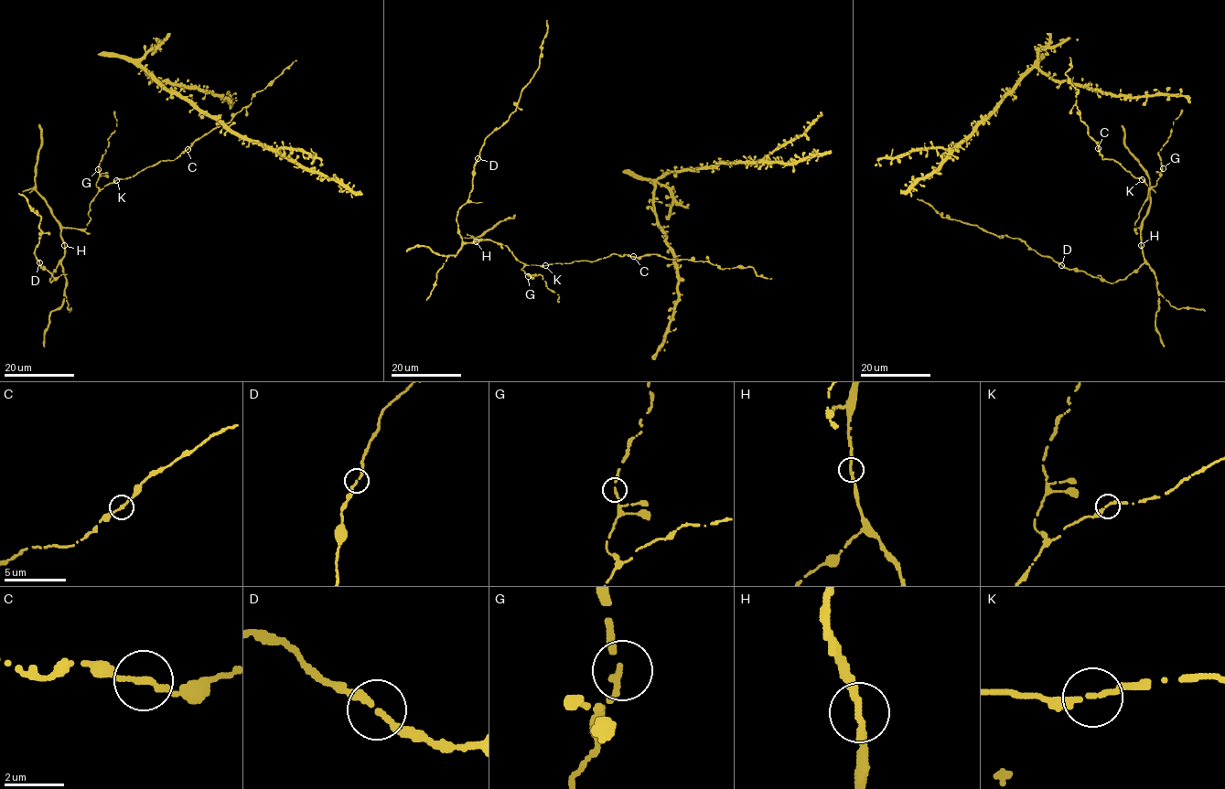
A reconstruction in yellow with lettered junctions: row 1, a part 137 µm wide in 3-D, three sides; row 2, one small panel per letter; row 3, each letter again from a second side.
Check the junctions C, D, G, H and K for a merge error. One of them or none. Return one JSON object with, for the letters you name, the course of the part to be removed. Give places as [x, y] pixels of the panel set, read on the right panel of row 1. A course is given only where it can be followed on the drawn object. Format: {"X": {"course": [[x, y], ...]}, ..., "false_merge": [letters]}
{"false_merge": []}

